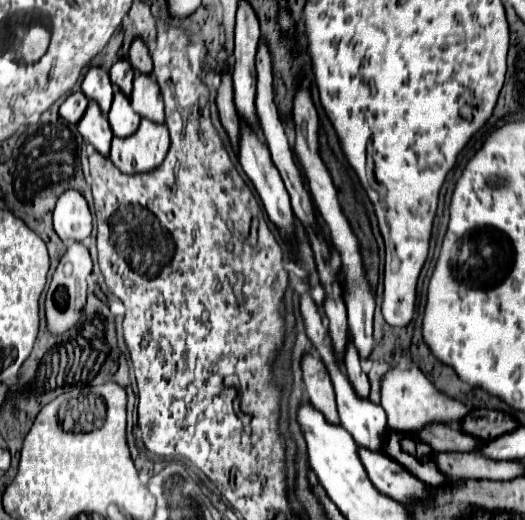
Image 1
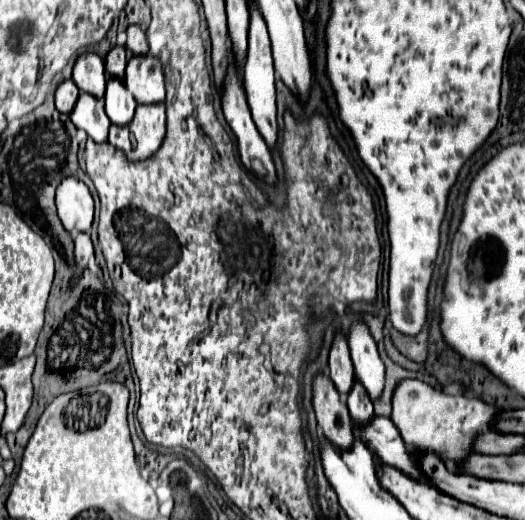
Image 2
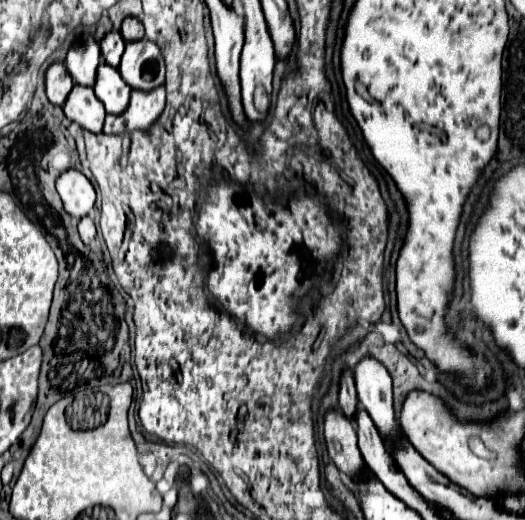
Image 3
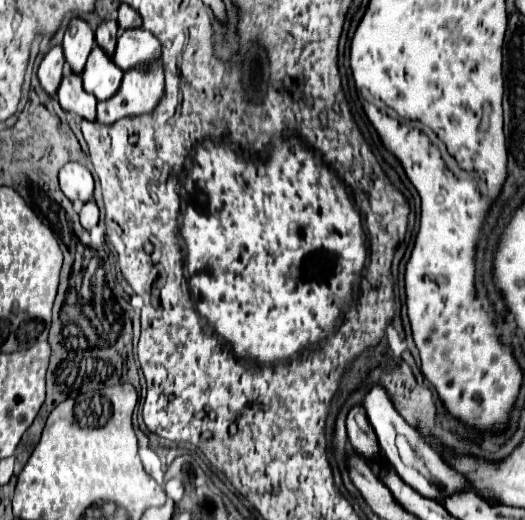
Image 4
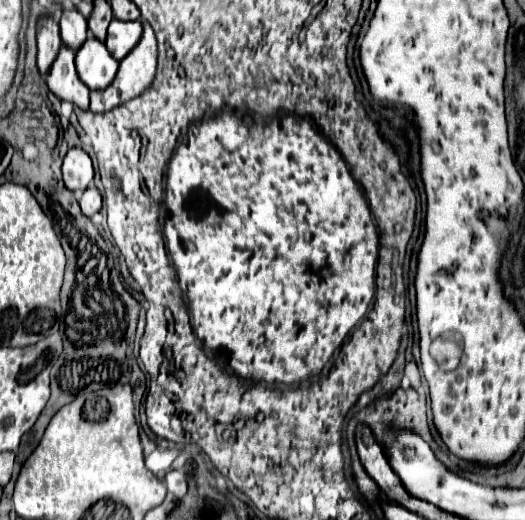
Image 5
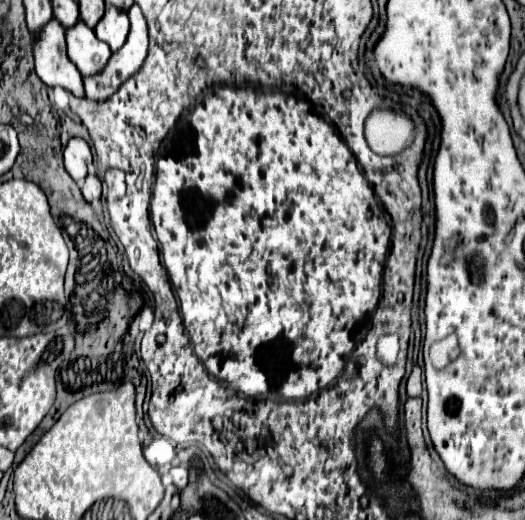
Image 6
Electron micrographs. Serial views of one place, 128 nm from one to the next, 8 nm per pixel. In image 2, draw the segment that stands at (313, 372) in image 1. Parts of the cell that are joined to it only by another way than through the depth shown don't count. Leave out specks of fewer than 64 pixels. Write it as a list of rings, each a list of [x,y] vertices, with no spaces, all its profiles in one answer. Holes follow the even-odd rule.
[[[322,372],[312,380],[312,406],[326,440],[348,450],[354,442],[352,420],[346,404],[342,404],[340,394],[336,392],[336,386]]]

